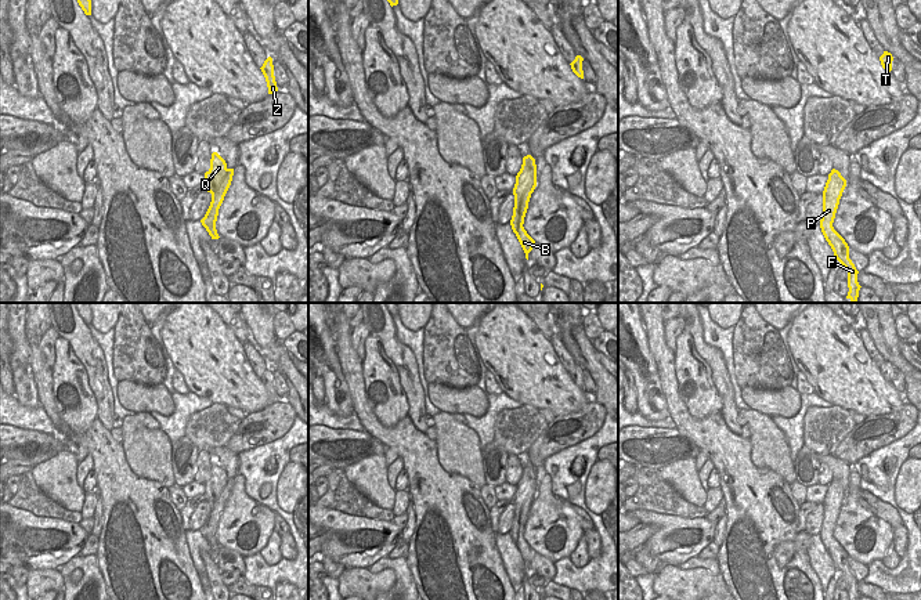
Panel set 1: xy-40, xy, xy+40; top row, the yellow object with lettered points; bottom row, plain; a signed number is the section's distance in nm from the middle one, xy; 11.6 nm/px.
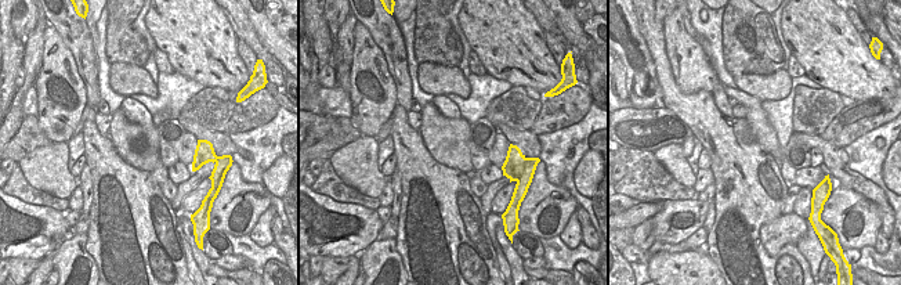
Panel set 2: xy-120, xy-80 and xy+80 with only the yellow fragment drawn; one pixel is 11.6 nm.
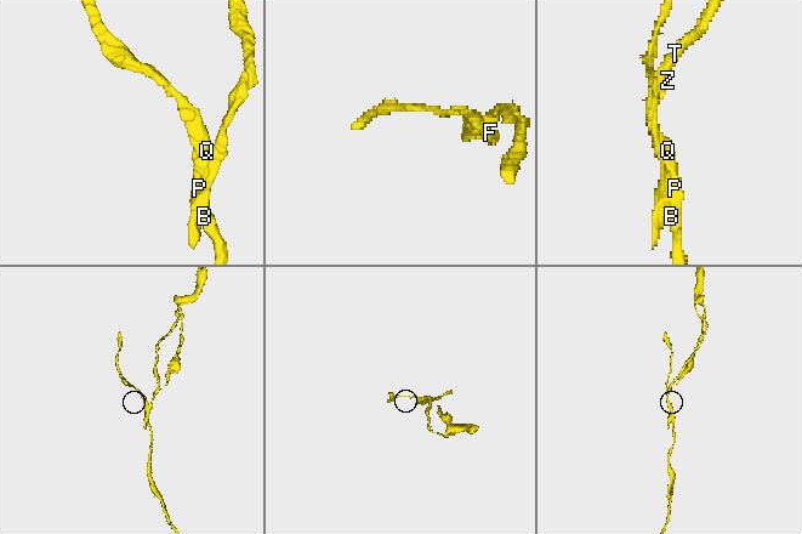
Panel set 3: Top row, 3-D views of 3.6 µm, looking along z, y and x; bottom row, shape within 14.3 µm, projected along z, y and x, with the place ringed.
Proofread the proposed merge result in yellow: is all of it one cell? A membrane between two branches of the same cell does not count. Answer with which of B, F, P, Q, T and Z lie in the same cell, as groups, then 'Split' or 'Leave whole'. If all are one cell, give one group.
Groups: B F P Q / T Z. Split.

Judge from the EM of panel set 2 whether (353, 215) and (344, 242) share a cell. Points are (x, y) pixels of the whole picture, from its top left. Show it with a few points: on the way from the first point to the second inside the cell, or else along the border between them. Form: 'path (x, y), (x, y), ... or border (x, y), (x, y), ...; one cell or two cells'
path (361, 219), (362, 227), (353, 235); one cell

